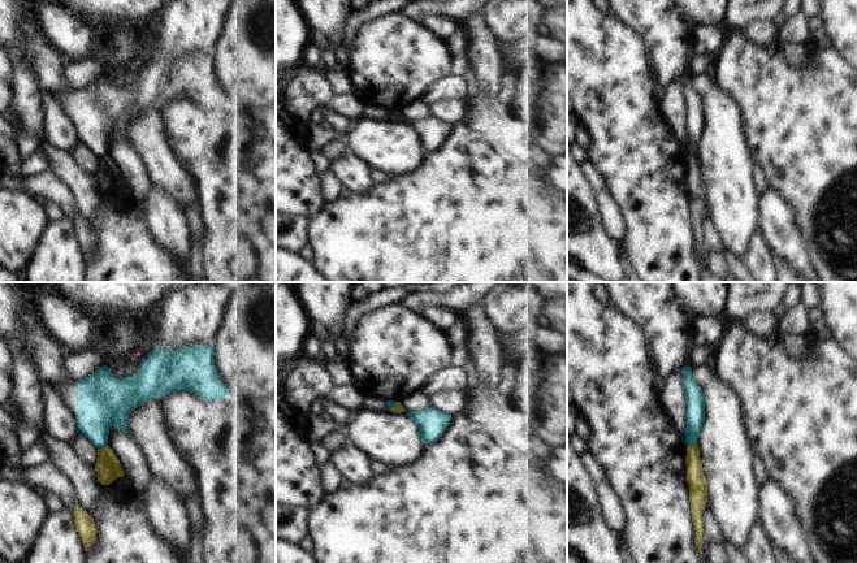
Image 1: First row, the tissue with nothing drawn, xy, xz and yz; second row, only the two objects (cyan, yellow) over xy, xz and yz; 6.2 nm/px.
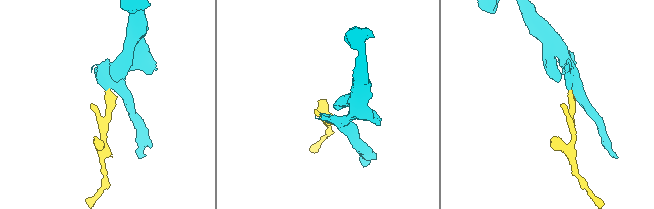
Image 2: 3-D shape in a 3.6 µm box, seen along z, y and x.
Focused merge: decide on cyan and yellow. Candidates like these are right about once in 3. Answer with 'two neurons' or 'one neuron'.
two neurons

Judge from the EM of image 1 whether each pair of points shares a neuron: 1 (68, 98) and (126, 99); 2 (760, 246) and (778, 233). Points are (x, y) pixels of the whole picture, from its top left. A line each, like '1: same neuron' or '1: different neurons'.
1: same neuron
2: different neurons

